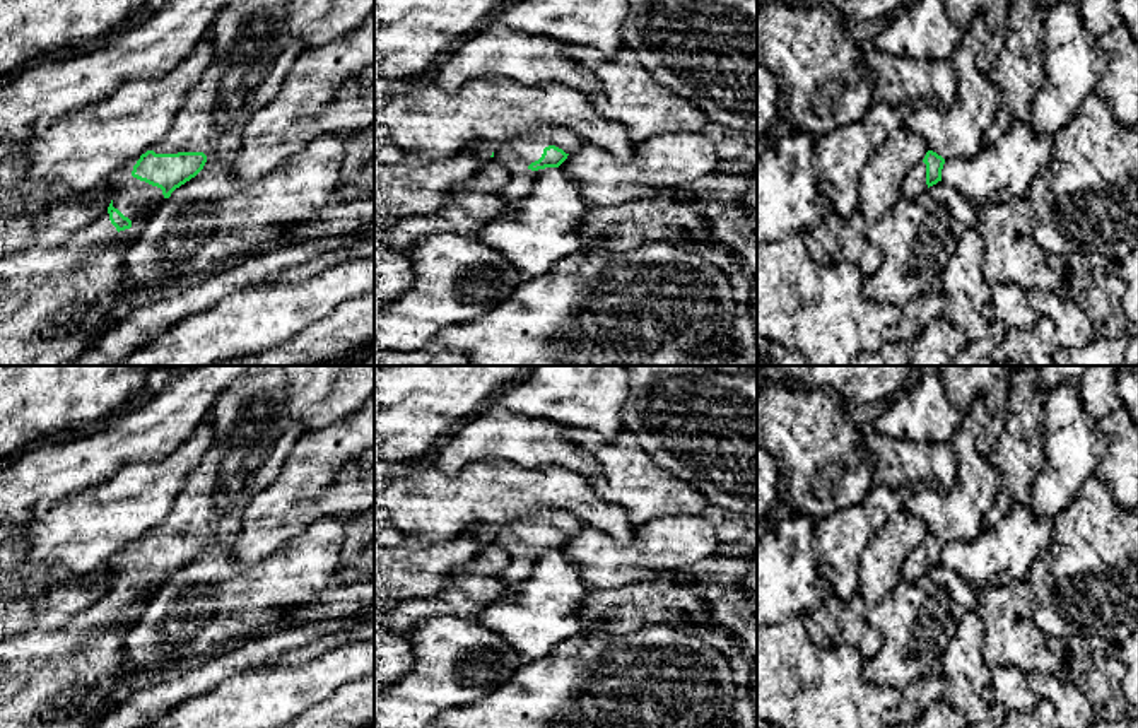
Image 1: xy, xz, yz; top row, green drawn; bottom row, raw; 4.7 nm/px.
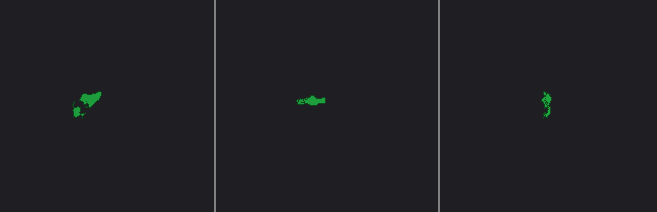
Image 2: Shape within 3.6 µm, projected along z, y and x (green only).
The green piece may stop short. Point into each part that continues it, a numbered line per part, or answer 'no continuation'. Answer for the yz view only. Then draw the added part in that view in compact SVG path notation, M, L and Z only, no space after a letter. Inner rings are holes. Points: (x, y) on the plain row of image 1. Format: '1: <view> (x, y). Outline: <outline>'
1: yz (954, 515). Outline: M977 400L976 407L962 415L950 443L957 458L957 475L950 489L916 485L900 497L902 508L945 543L974 540L994 504L1000 473L979 446L986 414L983 400Z
2: yz (915, 566). Outline: M918 545L904 561L900 583L916 584L926 572L926 547Z

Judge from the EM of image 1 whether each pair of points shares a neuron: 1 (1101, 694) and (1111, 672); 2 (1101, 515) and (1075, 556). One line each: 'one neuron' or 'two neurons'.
1: one neuron
2: one neuron

